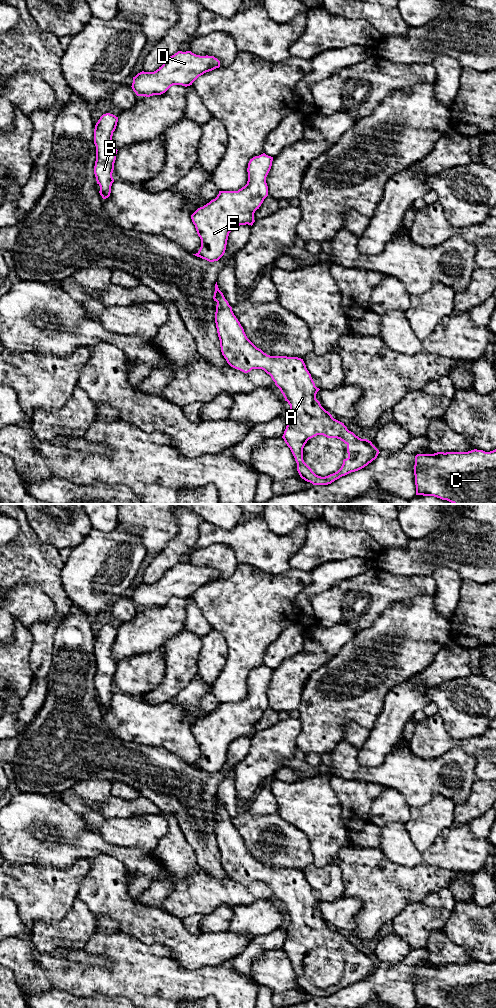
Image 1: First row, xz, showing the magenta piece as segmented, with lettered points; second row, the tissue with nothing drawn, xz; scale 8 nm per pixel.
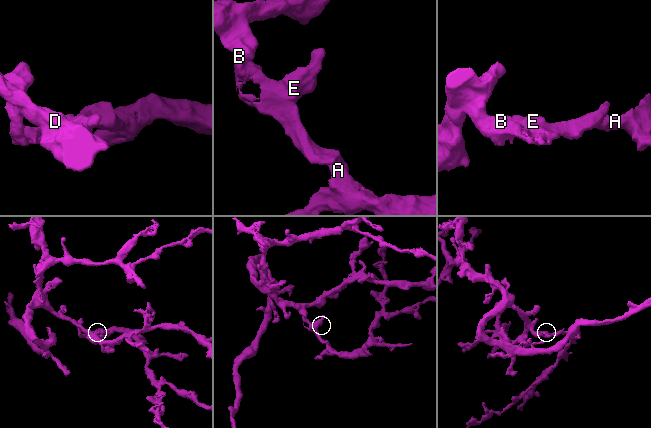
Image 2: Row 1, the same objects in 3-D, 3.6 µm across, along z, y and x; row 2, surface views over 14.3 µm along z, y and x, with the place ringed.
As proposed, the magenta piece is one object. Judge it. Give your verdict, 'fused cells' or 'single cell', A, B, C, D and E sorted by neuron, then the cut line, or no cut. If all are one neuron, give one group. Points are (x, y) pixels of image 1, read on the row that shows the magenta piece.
single cell; A B C D E; no cut

